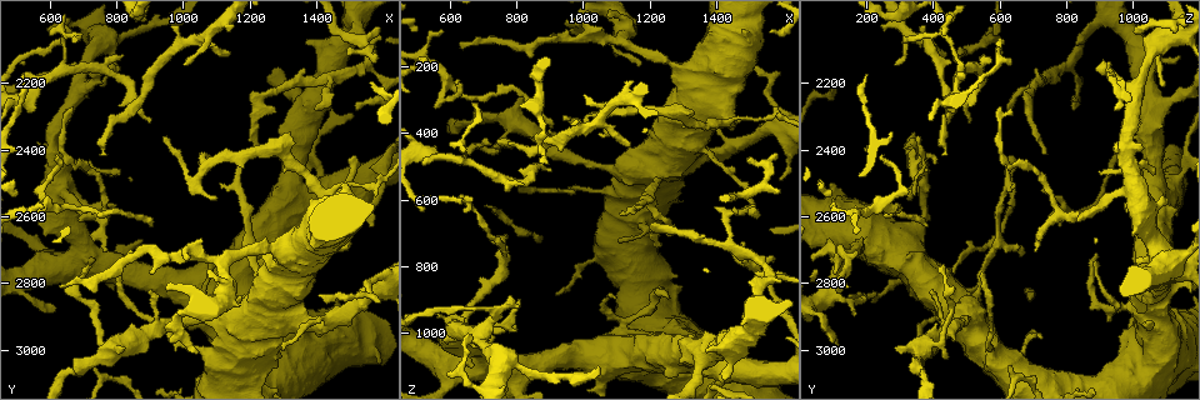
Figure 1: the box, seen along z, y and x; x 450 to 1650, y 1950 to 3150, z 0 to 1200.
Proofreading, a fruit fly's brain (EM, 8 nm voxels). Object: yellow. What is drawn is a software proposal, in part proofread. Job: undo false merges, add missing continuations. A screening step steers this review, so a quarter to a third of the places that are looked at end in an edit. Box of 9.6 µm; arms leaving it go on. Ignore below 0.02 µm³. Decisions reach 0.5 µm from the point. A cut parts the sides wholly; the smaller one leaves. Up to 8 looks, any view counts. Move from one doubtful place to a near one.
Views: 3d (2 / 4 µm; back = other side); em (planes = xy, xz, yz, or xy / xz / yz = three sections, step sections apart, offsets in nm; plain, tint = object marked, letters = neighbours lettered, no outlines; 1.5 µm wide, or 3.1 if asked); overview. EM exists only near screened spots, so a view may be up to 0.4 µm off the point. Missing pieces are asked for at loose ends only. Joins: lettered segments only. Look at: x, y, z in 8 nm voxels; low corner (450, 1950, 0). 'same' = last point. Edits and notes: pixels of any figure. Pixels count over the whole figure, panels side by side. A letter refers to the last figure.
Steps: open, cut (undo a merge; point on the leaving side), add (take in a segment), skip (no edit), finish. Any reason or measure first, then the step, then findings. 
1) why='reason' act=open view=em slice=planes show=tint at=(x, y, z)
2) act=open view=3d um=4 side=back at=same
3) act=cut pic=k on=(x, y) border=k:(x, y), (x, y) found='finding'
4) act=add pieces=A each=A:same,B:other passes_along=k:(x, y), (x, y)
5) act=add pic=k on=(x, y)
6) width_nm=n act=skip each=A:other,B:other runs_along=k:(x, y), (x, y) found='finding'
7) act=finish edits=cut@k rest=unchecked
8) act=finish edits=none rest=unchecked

why='branch stops here' act=open view=em slice=planes show=letters at=(810, 2460, 900)

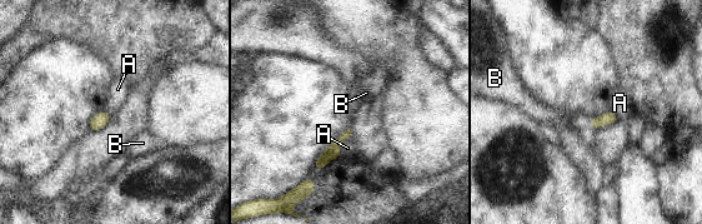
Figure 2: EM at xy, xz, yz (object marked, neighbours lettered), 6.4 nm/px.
act=skip each=A:other,B:other runs_along=2:(346, 134), (319, 167) found='no lettered segment goes on from it'

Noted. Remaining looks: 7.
why='an open end' act=open view=em slice=planes show=letters at=(810, 2140, 920)

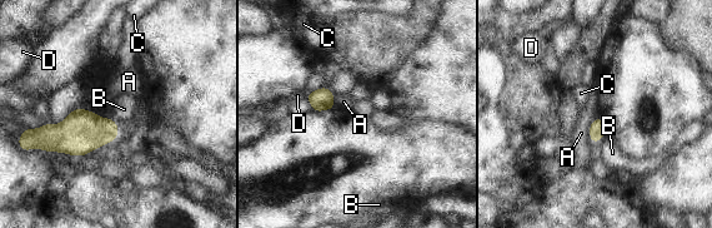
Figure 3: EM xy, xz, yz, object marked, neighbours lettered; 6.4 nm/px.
act=skip each=A:other,B:other,C:other,D:other border=3:(605, 129), (603, 135), (597, 142) found='none of them fits'

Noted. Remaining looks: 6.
why='thin neck' act=open view=em slice=yz step=8 show=tint at=(1220, 2800, 540)

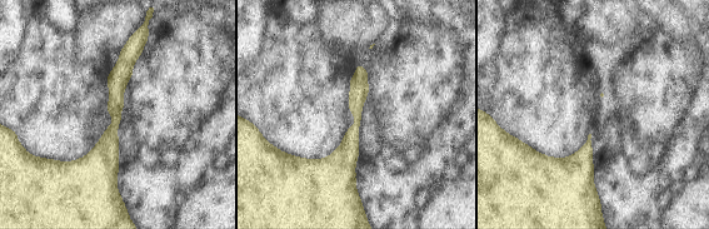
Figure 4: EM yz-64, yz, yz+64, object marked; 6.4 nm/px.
act=open view=em slice=planes show=letters at=same

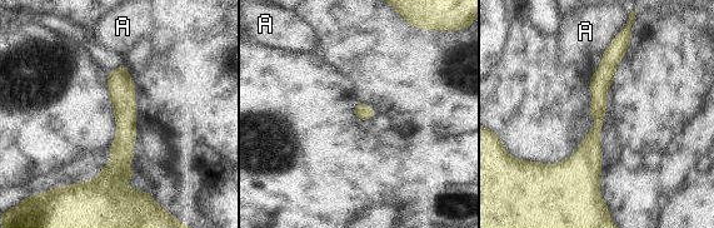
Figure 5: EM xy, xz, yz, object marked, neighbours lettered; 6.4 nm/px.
act=skip each=A:other runs_along=5:(618, 40), (599, 84), (593, 188) found='one neuron here'

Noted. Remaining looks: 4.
act=finish edits=none rest=unchecked

